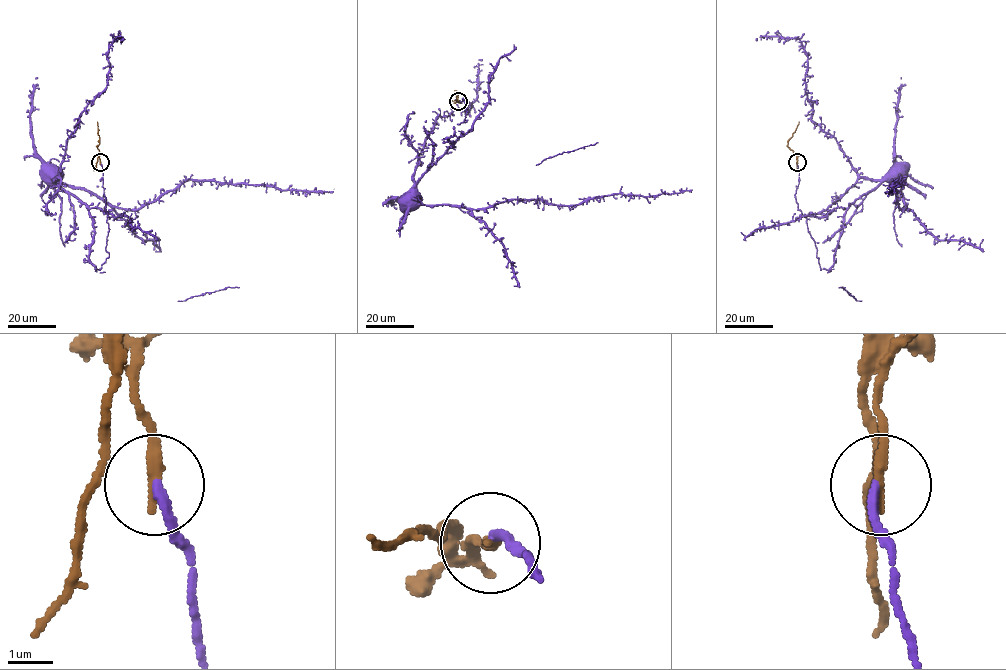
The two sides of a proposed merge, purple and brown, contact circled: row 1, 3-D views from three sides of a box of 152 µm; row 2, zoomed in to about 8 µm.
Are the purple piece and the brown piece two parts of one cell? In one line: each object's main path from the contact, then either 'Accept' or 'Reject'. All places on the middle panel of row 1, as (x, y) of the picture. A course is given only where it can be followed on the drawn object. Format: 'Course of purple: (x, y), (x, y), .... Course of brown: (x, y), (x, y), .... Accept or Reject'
Course of purple: (459, 100), (463, 99), (468, 120), (454, 128), (447, 138), (453, 145), (419, 180), (414, 197). Course of brown: (459, 101), (457, 91), (456, 103). Reject

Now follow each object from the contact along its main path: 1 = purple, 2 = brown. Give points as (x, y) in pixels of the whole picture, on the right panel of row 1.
1: (797, 162), (800, 180), (795, 201), (806, 219), (820, 270), (833, 265), (846, 209), (894, 176)
2: (797, 162), (788, 140), (799, 122)

